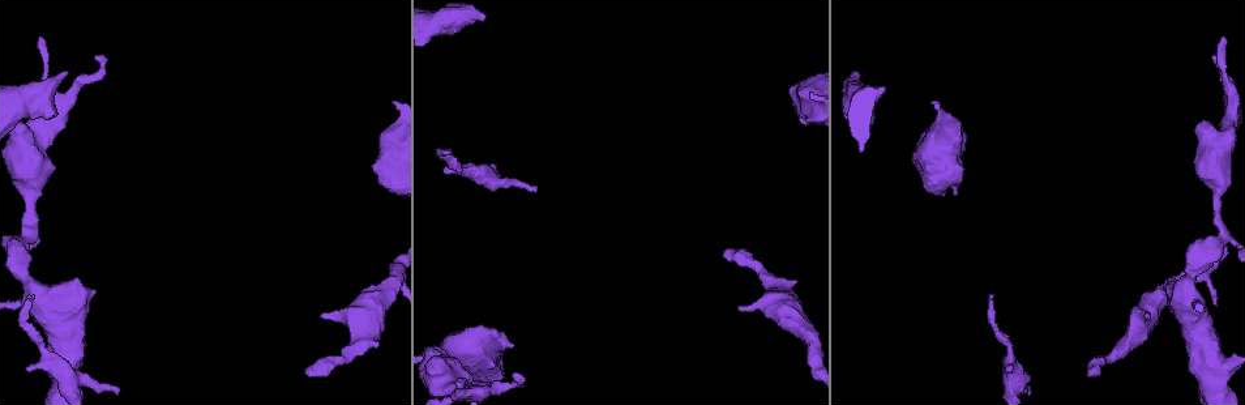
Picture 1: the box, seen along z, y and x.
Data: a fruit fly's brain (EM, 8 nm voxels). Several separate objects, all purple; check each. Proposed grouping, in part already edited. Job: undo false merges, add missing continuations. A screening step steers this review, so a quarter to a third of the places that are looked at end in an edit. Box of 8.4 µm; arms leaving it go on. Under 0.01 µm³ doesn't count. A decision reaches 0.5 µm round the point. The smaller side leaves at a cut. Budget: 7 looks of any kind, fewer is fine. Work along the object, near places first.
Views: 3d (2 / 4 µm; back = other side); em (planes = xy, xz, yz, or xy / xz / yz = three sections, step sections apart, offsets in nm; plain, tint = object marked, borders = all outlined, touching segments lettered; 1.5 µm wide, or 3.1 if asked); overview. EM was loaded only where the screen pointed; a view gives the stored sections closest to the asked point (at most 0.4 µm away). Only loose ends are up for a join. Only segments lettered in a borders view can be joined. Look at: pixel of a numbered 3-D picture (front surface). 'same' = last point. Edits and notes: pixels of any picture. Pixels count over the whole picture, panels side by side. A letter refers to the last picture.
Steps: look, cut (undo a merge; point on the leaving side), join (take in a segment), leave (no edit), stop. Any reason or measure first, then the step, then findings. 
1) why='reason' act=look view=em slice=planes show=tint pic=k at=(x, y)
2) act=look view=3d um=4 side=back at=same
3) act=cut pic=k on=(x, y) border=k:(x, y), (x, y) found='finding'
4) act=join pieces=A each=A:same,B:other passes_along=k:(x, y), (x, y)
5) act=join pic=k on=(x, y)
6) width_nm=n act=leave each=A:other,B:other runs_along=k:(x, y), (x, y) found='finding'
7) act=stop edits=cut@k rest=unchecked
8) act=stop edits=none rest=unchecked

why='sudden change in width' act=look view=3d um=2 pic=1 at=(485, 174)

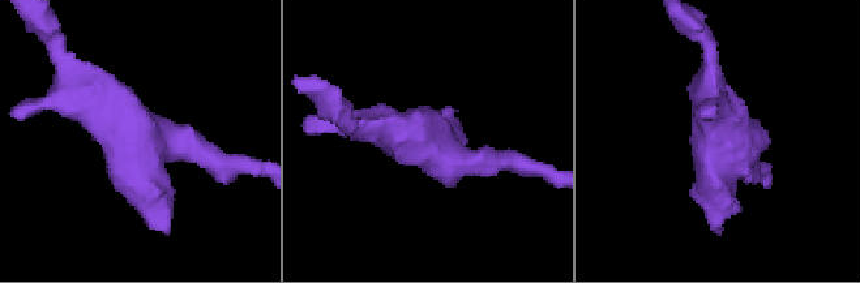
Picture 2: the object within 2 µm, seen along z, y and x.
act=look view=em slice=planes show=tint pic=2 at=(425, 136)

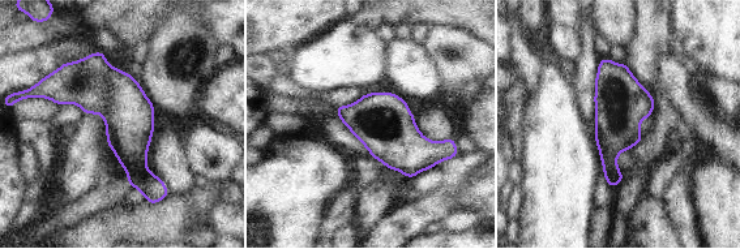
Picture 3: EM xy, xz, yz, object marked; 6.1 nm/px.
act=look view=em slice=planes show=borders at=same

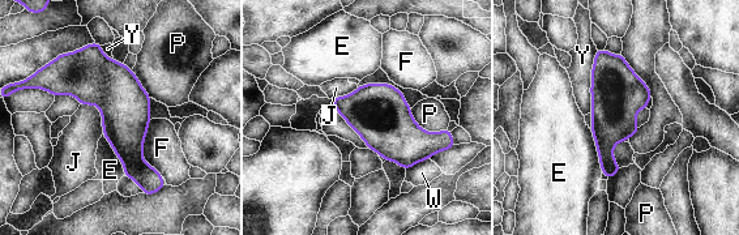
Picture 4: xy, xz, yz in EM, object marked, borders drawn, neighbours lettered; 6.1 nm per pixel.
act=leave each=E:other,F:other,J:other,P:other,W:other,Y:other runs_along=4:(95, 50), (152, 187) found='one neuron here'

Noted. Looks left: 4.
why='tapers out' act=look view=3d um=2 pic=1 at=(34, 295)

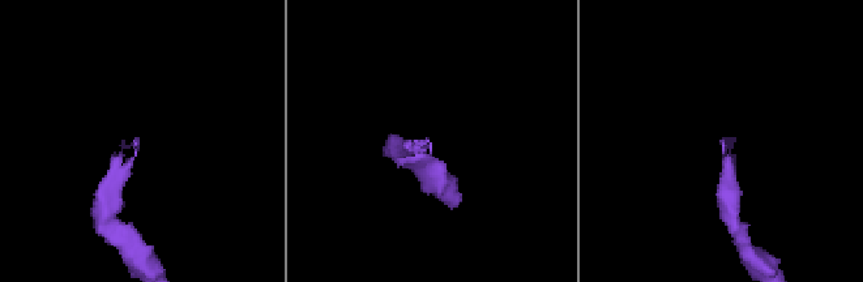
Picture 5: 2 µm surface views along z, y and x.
why='now the EM' act=look view=em slice=planes show=borders pic=5 at=(734, 139)

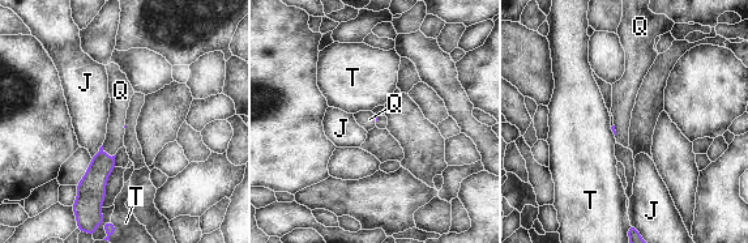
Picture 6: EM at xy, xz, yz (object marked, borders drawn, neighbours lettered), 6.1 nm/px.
act=join pieces=Q each=J:other,Q:same,T:other passes_along=6:(92, 188), (106, 154), (115, 133) found='it goes on there'

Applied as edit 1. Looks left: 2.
why='an open end' act=look view=em slice=planes show=borders pic=1 at=(1215, 57)

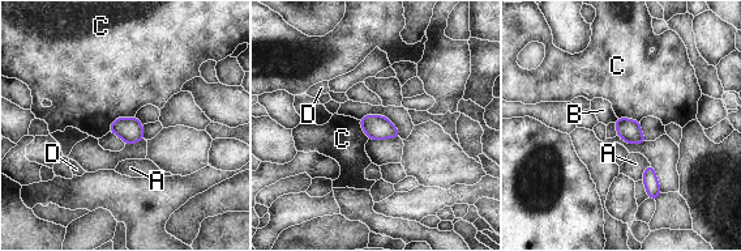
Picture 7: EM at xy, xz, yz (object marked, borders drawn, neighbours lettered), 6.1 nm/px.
width_nm=150 act=leave each=A:other,B:other,C:other,D:other border=7:(135, 115), (116, 118), (108, 131) found='none of them fits'

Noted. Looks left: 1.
act=stop edits=join@6 rest=unchecked

